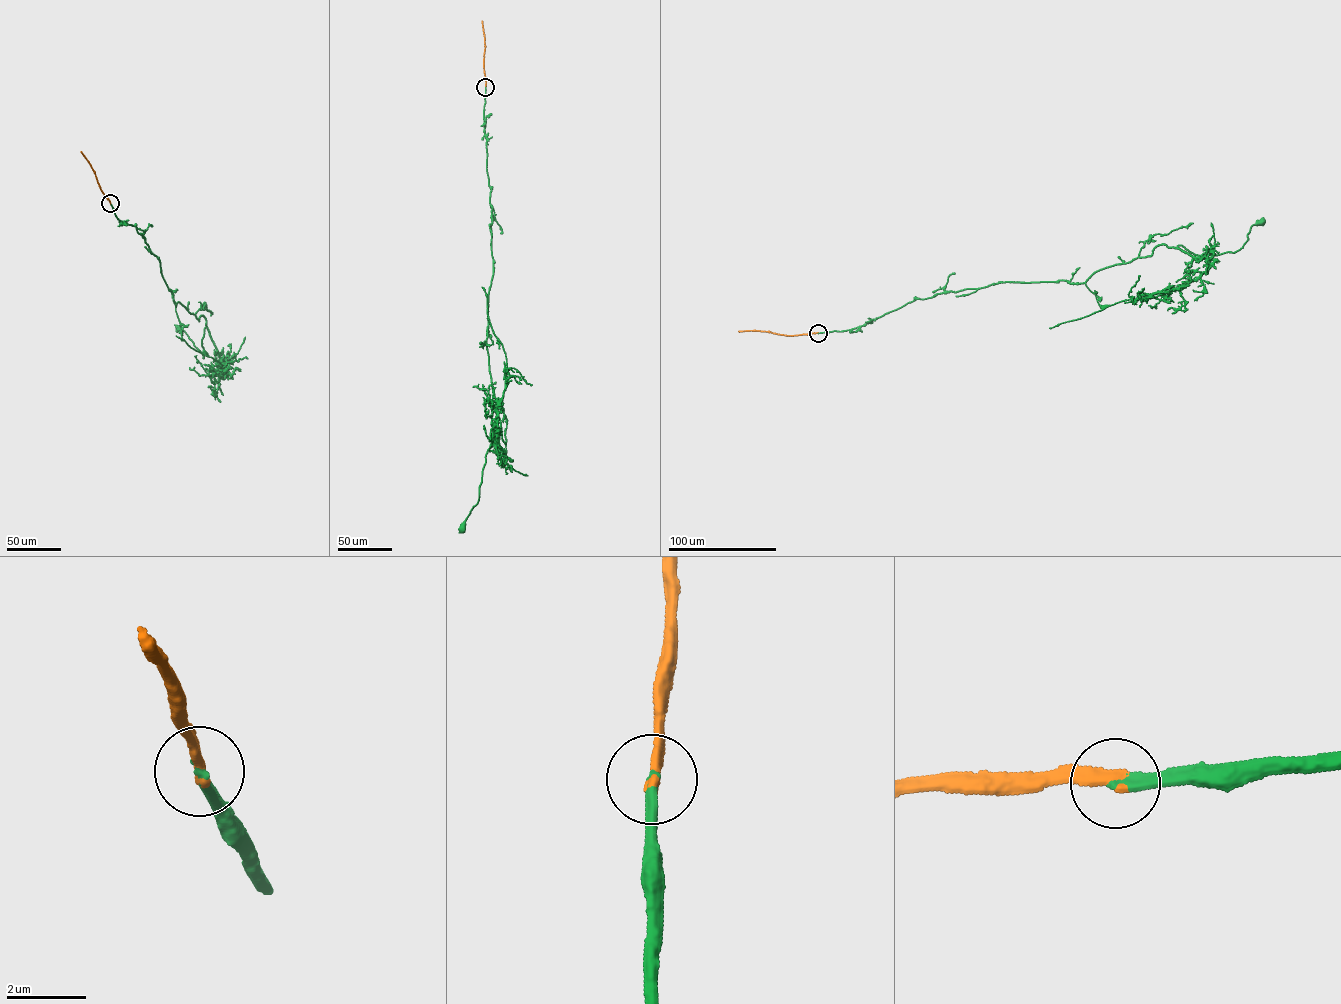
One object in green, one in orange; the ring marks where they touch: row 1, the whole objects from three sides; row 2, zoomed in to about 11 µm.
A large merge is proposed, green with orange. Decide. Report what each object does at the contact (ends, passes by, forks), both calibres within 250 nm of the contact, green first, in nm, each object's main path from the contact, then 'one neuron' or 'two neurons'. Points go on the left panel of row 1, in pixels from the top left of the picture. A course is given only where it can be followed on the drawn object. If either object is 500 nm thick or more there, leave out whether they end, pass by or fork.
green ends there; orange ends there; 320 nm thick on the green side, 360 nm on the other; green runs (110, 203), (157, 258), (176, 306), (205, 318), (203, 358), (179, 328); orange runs (110, 203), (81, 151); one neuron

